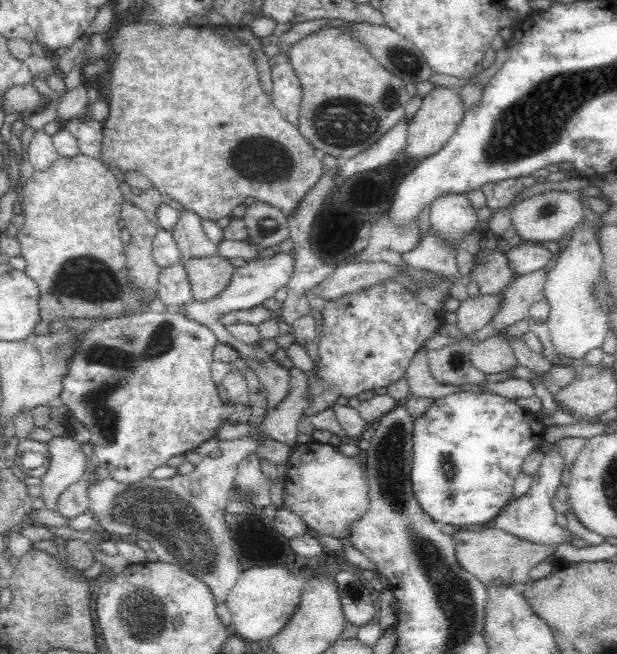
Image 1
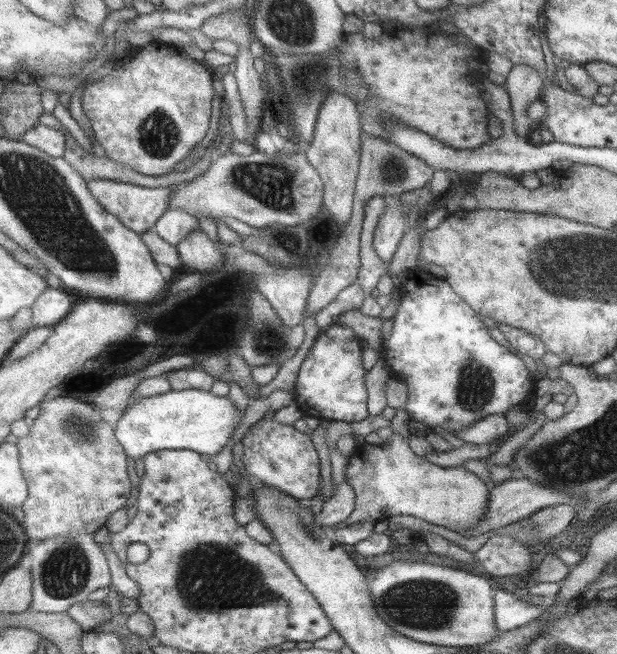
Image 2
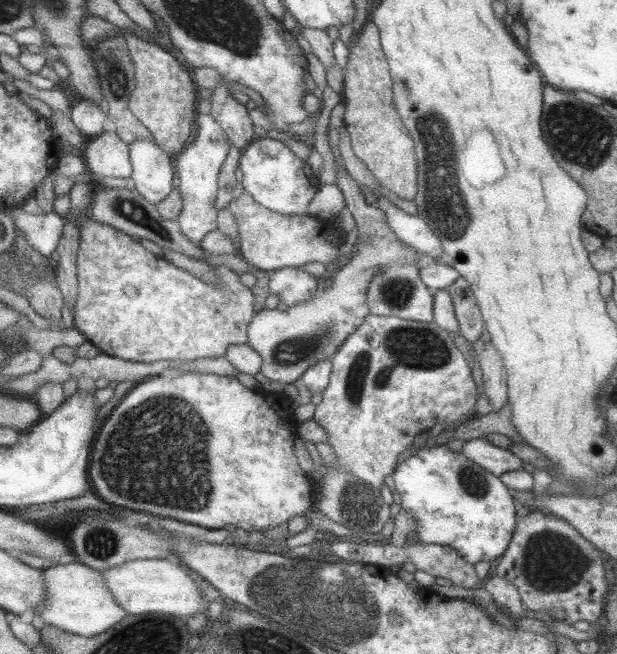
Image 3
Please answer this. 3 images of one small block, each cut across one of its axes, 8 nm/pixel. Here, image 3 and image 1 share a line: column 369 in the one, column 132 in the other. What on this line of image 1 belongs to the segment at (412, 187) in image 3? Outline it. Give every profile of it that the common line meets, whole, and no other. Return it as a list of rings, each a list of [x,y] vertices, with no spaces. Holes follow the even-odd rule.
[[[113,22],[111,31],[107,34],[107,42],[110,46],[109,52],[109,74],[110,78],[105,84],[105,88],[108,90],[109,94],[107,97],[102,95],[101,100],[103,100],[108,107],[108,118],[104,120],[102,124],[102,138],[100,139],[100,148],[98,149],[97,160],[99,164],[103,164],[108,170],[111,168],[116,168],[120,170],[123,175],[126,175],[128,172],[139,172],[142,176],[145,176],[150,182],[152,188],[156,188],[160,193],[160,196],[164,198],[164,201],[169,201],[170,203],[175,204],[179,209],[193,210],[201,218],[207,218],[213,221],[217,221],[219,218],[226,218],[226,216],[231,217],[232,212],[236,206],[242,204],[246,198],[258,198],[259,201],[265,202],[272,206],[278,207],[284,214],[293,211],[296,208],[296,205],[305,197],[305,194],[308,194],[309,190],[312,190],[316,184],[319,182],[319,178],[322,177],[324,172],[324,166],[322,165],[322,160],[316,157],[314,154],[315,148],[306,140],[302,134],[299,132],[297,127],[290,125],[277,110],[276,106],[272,102],[271,95],[268,95],[260,83],[259,72],[257,69],[257,56],[254,53],[254,50],[249,46],[249,44],[244,43],[233,28],[227,28],[224,26],[214,27],[214,26],[194,26],[194,25],[183,25],[182,27],[158,27],[158,25],[140,25],[132,24],[132,22]]]

